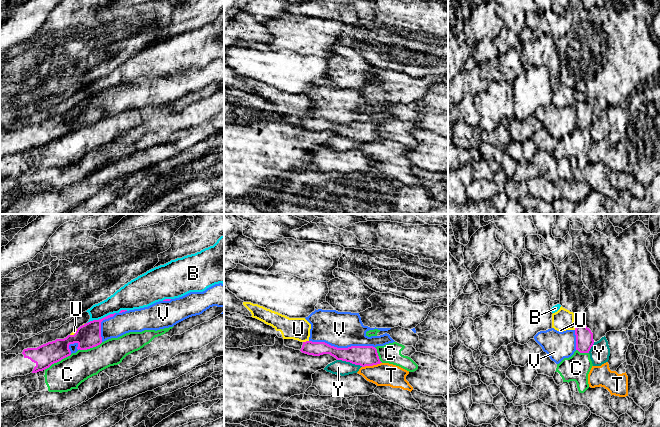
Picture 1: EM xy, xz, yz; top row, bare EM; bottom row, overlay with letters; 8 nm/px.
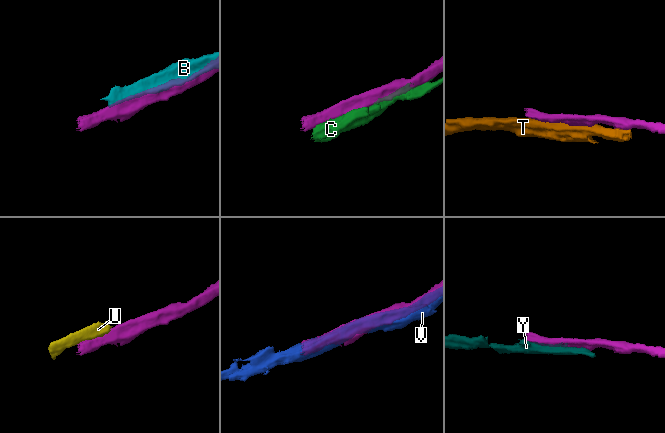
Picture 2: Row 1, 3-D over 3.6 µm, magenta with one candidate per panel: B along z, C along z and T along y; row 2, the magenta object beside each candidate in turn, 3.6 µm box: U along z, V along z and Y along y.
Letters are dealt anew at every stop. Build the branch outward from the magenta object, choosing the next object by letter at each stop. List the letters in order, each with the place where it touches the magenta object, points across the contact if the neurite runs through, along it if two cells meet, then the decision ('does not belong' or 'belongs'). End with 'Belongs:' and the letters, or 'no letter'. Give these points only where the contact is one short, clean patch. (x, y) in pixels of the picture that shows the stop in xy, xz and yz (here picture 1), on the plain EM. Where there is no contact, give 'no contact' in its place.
B: xy (102, 94) | does not belong
C: xy (57, 137) | does not belong
T: xz (371, 141) | does not belong
U: xz (306, 117) | along xz (308, 116), (303, 118) | does not belong
V: xz (342, 124) | does not belong
Y: xz (350, 138) | belongs
Belongs: Y

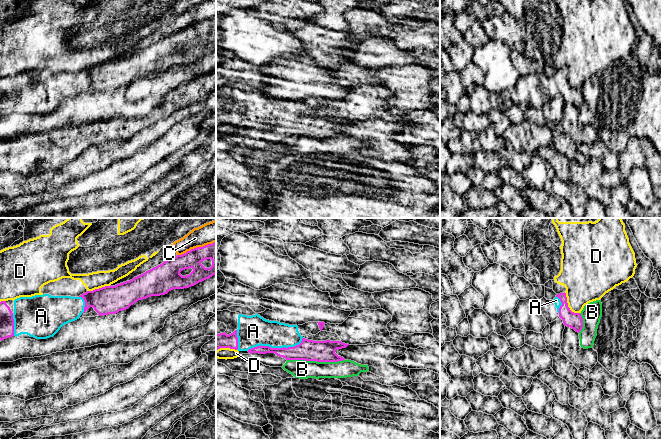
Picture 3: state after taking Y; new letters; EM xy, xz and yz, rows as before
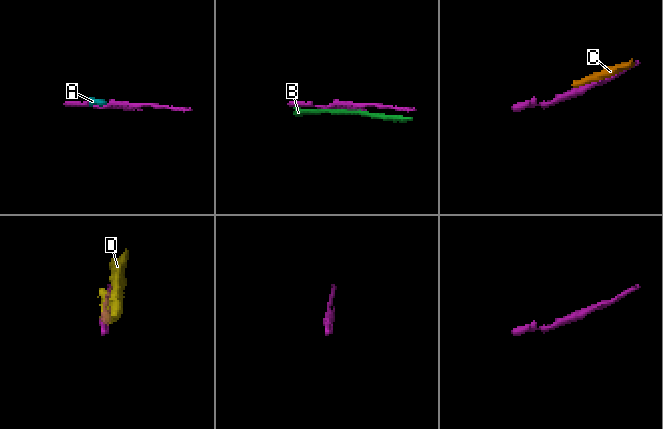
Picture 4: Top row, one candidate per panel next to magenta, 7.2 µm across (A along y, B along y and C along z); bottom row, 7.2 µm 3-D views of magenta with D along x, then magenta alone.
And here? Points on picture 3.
A: xz (276, 124) | belongs
B: xz (316, 136) | does not belong
C: xy (197, 23) | does not belong
D: yz (567, 81) | does not belong
Belongs: A

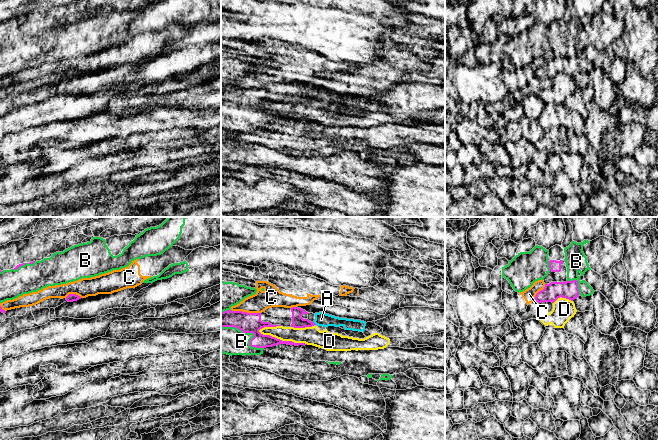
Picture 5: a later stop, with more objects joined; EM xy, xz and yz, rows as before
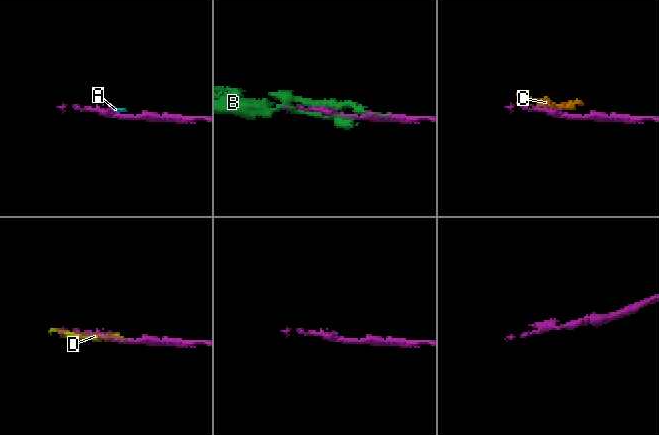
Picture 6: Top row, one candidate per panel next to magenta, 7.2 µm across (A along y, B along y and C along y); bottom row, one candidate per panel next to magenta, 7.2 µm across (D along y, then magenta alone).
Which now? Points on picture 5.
A: xz (314, 99) | across xz (297, 97), (301, 99), (314, 99), (321, 95) | belongs
B: xz (249, 108) | does not belong
C: xz (246, 88) | does not belong
D: xz (283, 117) | does not belong
Belongs: A

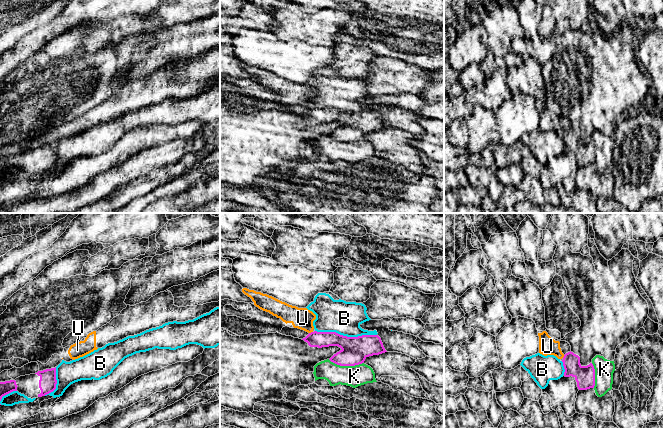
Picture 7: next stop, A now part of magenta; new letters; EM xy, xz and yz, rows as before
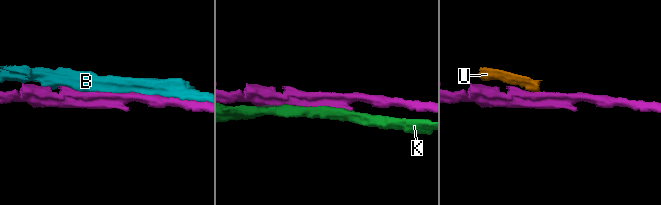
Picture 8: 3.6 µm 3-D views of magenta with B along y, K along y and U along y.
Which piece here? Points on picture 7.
B: xz (346, 112) | does not belong
K: xz (346, 141) | does not belong
U: xz (311, 108) | along xz (312, 107), (309, 109) | does not belong
Belongs: no letter

